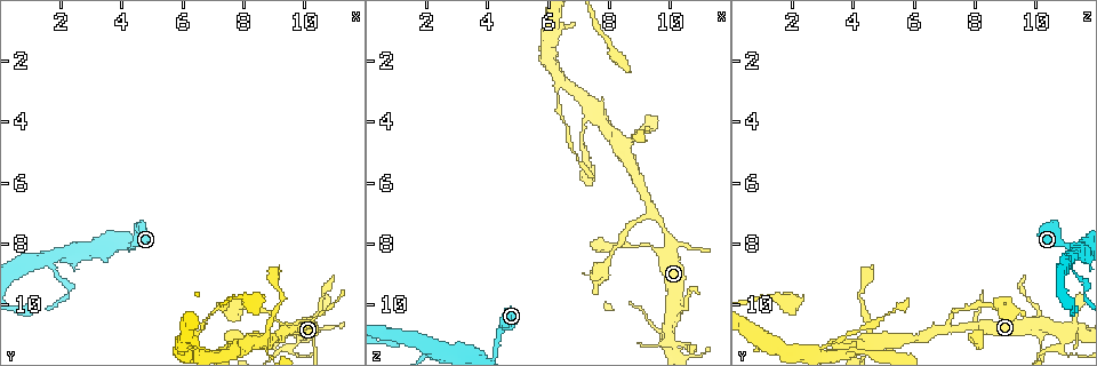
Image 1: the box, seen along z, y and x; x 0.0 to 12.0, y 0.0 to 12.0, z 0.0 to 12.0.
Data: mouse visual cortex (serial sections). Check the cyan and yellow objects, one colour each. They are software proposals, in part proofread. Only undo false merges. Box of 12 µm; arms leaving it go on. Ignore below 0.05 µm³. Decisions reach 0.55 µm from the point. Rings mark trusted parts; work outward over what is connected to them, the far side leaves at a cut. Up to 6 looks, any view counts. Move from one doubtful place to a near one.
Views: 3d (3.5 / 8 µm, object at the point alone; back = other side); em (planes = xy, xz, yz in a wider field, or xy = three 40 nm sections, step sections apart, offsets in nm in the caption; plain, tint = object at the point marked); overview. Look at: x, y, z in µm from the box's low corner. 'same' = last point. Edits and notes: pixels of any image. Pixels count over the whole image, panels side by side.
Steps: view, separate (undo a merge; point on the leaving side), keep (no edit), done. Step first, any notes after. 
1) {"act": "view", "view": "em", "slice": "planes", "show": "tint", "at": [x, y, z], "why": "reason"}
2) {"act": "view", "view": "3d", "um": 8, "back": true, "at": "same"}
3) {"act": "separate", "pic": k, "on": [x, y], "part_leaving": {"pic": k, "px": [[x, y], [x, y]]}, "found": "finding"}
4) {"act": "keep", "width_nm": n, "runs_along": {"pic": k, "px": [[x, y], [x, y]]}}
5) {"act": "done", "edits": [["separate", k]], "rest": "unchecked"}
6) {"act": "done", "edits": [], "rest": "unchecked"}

{"act": "view", "view": "3d", "um": 3.5, "at": [10.0, 10.8, 10.7], "why": "sharp bend"}

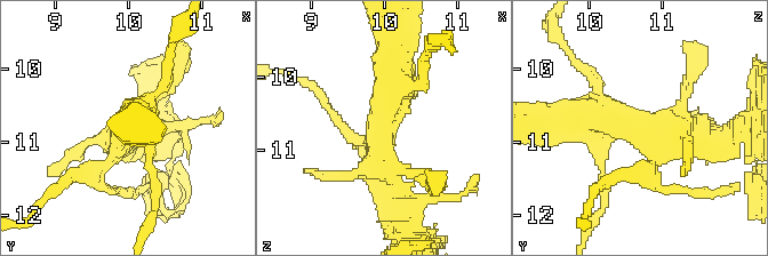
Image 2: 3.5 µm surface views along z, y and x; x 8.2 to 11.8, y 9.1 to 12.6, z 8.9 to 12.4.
{"act": "view", "view": "em", "slice": "xy", "step": 1, "show": "tint", "at": [9.95, 10.80, 10.70], "arms": 4, "arm_widths_nm": [150, 200, 300, 500]}

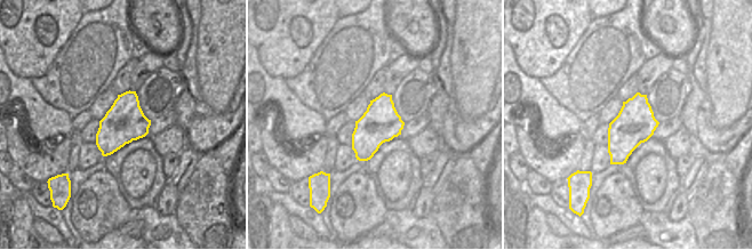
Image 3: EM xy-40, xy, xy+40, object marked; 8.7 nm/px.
{"act": "keep", "runs_along": {"pic": 2, "px": [[573, 122], [710, 136]]}, "found": "one cell here"}

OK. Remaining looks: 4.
{"act": "view", "view": "3d", "um": 3.5, "at": [9.4, 10.9, 7.0], "why": "branch point"}

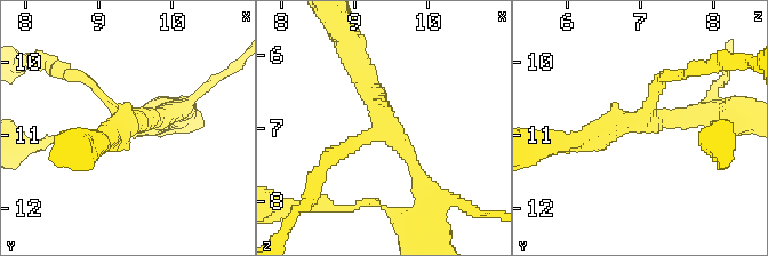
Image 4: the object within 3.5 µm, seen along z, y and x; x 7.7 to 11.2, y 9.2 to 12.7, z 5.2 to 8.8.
{"act": "keep", "runs_along": {"pic": 4, "px": [[424, 191], [365, 88], [361, 68]]}, "found": "one cell here"}

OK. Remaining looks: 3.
{"act": "view", "view": "3d", "um": 3.5, "back": true, "at": [6.3, 11.2, 3.3], "why": "sharp bend"}

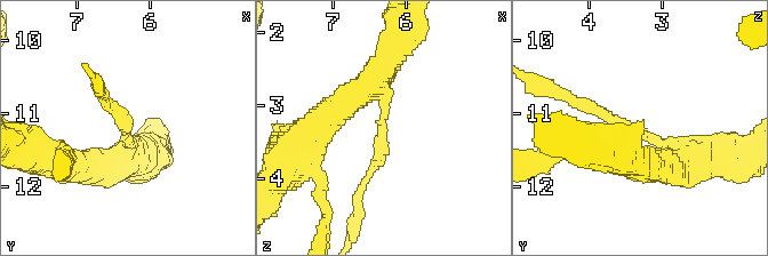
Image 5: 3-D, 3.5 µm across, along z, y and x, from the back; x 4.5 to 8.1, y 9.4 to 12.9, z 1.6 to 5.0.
{"act": "separate", "pic": 5, "on": [376, 160], "arm_widths_nm": [150, 300], "part_leaving": {"pic": 5, "px": [[380, 121], [358, 215]]}, "found": "a second cell is stuck on"}

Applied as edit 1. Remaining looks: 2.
{"act": "done", "edits": [["separate", 5]], "rest": "unchecked"}

